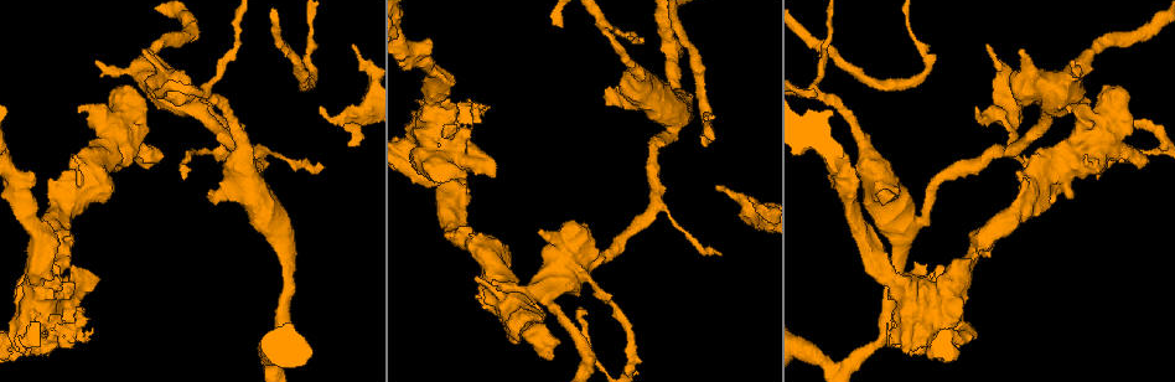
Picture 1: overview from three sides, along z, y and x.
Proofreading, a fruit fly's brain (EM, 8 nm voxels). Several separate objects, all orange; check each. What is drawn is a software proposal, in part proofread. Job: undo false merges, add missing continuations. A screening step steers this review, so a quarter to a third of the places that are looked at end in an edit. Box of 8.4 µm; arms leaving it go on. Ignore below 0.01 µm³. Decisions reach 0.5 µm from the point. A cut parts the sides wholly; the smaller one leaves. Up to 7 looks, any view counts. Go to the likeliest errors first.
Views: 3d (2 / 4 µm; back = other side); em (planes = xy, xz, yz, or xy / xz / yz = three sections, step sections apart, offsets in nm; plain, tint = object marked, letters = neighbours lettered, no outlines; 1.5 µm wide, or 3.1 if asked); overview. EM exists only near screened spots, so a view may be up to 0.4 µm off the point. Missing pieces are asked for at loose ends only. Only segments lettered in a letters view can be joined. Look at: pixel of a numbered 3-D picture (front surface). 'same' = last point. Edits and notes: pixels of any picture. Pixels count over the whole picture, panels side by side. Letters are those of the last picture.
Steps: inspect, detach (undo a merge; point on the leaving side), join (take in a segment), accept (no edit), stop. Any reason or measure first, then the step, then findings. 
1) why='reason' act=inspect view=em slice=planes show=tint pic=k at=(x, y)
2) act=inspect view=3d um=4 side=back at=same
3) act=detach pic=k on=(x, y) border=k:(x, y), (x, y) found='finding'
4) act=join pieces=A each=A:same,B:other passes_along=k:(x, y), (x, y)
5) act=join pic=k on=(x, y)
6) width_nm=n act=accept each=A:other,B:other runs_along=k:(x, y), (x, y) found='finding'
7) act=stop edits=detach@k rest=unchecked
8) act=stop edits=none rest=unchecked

act=inspect view=3d um=2 pic=1 at=(1072, 61)

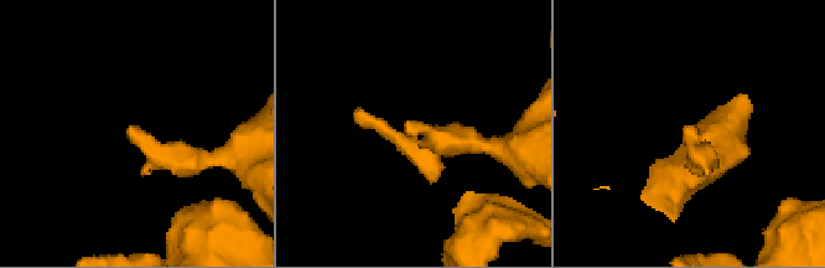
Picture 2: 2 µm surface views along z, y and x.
why='now the EM' act=inspect view=em slice=yz step=8 show=letters pic=2 at=(404, 128)

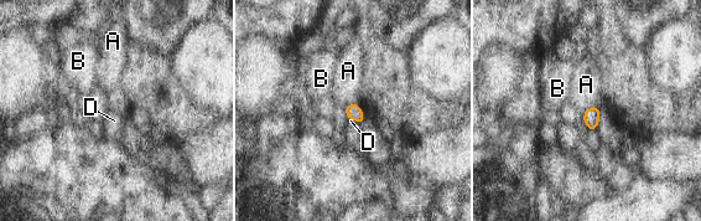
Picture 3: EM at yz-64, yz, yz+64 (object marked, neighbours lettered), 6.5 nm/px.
why='cut it another way' act=inspect view=em slice=planes show=letters at=same

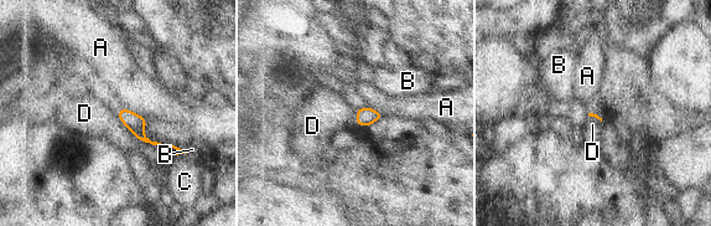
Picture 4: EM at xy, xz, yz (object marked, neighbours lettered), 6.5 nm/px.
act=accept each=A:other,B:other,C:other,D:other border=4:(117, 114), (124, 124) found='none of them fits'

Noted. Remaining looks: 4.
why='an open end' act=inspect view=em slice=xz step=8 show=letters pic=1 at=(349, 143)

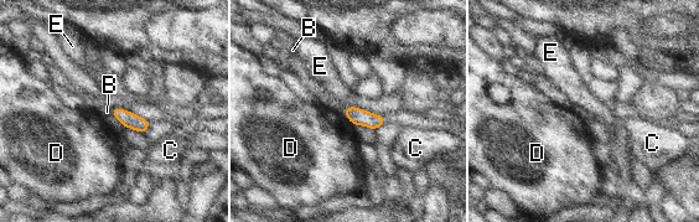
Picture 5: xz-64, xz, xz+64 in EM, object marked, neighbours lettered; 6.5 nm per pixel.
why='cut it another way' act=inspect view=em slice=planes show=letters at=same

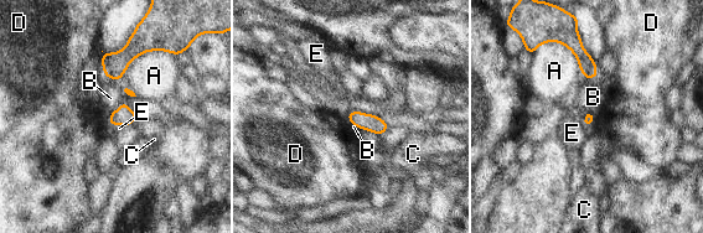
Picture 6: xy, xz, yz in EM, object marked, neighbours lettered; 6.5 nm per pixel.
act=accept each=A:other,B:other,C:other,D:other,E:other border=6:(122, 103), (109, 115) found='no lettered segment goes on from it'

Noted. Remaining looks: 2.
why='free end' act=inspect view=em slice=xy step=8 show=tint pic=1 at=(976, 337)

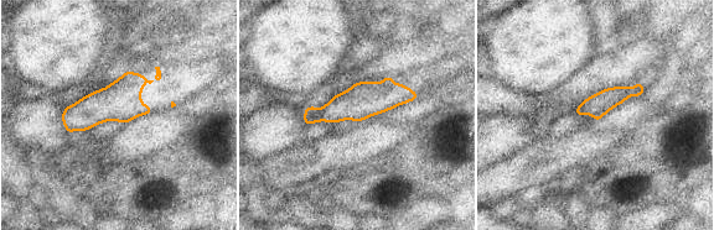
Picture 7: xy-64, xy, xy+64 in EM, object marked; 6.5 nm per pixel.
act=inspect view=em slice=xz step=4 show=letters at=same

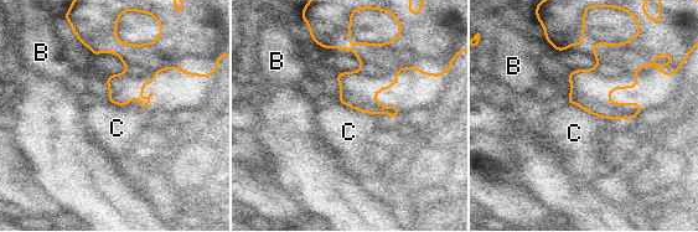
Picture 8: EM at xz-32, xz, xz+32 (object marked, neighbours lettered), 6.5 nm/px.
act=detach pic=8 on=(358, 89) each=B:other,C:other border=8:(362, 63), (373, 73), (397, 72) found='a second neuron is stuck on'

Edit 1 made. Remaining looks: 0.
act=stop edits=detach@8 rest=unchecked

